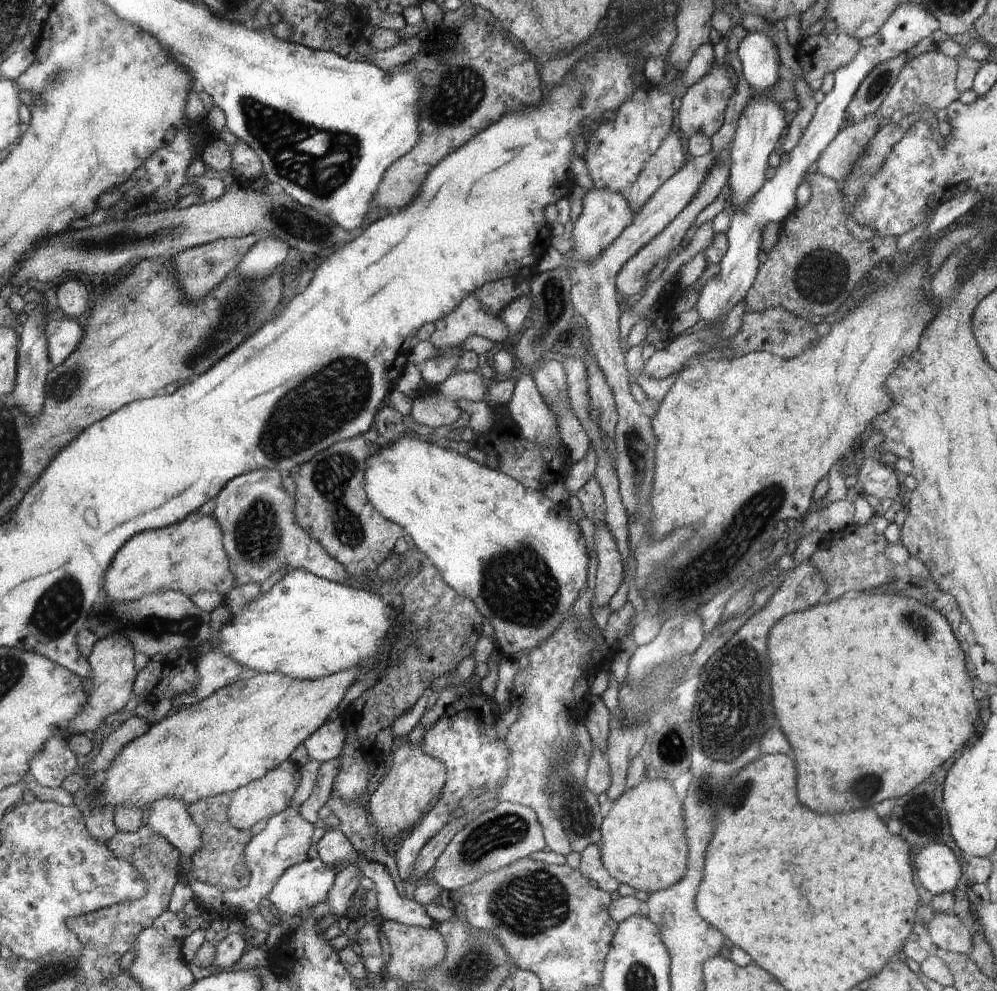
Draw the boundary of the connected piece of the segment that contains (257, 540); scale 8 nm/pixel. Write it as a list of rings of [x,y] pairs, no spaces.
[[[258,469],[250,471],[229,480],[228,484],[225,484],[224,488],[222,488],[222,490],[220,490],[220,492],[216,495],[216,508],[213,510],[212,515],[216,519],[216,522],[220,524],[220,530],[222,530],[222,544],[224,545],[224,550],[226,550],[226,554],[228,554],[228,560],[230,560],[230,570],[232,570],[232,574],[236,576],[233,588],[238,588],[249,583],[257,583],[260,585],[264,582],[264,580],[268,579],[271,575],[281,569],[285,569],[285,574],[286,572],[290,572],[290,570],[306,570],[306,572],[311,572],[317,577],[329,580],[330,582],[347,585],[351,575],[346,572],[346,568],[344,568],[340,562],[337,562],[335,558],[332,558],[332,556],[330,556],[330,554],[328,554],[328,552],[326,552],[326,550],[324,550],[324,548],[322,548],[322,546],[320,546],[314,538],[310,538],[310,536],[308,536],[308,534],[306,534],[306,532],[304,532],[304,530],[302,530],[302,528],[298,525],[295,514],[295,498],[292,498],[286,490],[284,490],[282,486],[283,477],[284,475],[272,469]]]

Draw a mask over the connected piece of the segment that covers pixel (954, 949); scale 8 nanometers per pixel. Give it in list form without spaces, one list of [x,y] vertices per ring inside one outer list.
[[[934,913],[926,926],[933,944],[940,950],[968,956],[974,948],[970,925],[957,916]]]

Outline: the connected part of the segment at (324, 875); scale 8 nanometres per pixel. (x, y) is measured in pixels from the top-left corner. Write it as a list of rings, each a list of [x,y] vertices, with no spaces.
[[[319,858],[308,859],[300,864],[291,866],[280,876],[276,886],[272,887],[272,892],[268,894],[267,904],[269,910],[278,910],[286,916],[298,914],[300,910],[306,910],[310,906],[316,906],[324,902],[334,886],[338,868],[324,864]]]

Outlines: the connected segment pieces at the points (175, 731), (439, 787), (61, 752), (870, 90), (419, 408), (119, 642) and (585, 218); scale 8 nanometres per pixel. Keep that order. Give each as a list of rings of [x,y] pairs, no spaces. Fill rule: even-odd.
[[[356,666],[320,680],[296,680],[276,673],[258,673],[250,679],[238,679],[212,696],[200,699],[190,708],[168,714],[160,722],[152,724],[146,734],[129,742],[107,770],[98,774],[101,783],[96,802],[98,806],[112,806],[114,809],[122,802],[132,801],[143,808],[150,806],[154,800],[178,798],[185,807],[189,807],[204,798],[236,792],[238,788],[264,778],[285,760],[298,758],[304,740],[327,721],[330,712],[346,696],[346,690],[354,680],[361,679],[361,675],[362,670]],[[232,690],[240,690],[240,696],[233,698]]]
[[[407,738],[397,742],[389,761],[387,773],[377,784],[376,790],[371,790],[366,799],[369,800],[371,824],[377,828],[377,835],[382,838],[392,851],[401,839],[403,832],[416,826],[424,811],[433,799],[443,792],[447,782],[447,770],[438,758],[424,754],[422,746],[410,744]]]
[[[50,736],[38,756],[30,760],[29,771],[40,786],[58,788],[62,781],[84,769],[84,763],[67,745],[67,740]]]
[[[898,54],[896,58],[872,68],[872,72],[864,77],[854,98],[848,103],[846,114],[850,121],[860,121],[875,114],[900,76],[907,59],[907,54]]]
[[[456,372],[451,374],[444,382],[432,387],[428,392],[421,394],[412,402],[412,420],[422,426],[438,428],[446,424],[452,424],[459,419],[462,412],[458,406],[458,400],[470,402],[485,402],[488,398],[487,379],[484,373]]]
[[[118,634],[114,636],[106,636],[96,641],[94,648],[92,648],[92,654],[88,656],[88,664],[92,668],[93,687],[90,690],[90,696],[88,696],[88,702],[86,702],[86,708],[82,710],[82,714],[78,714],[70,724],[70,732],[74,734],[87,734],[91,736],[94,731],[103,724],[104,718],[114,714],[114,712],[120,712],[125,706],[132,706],[135,701],[134,694],[132,692],[132,686],[137,677],[137,671],[134,666],[134,656],[136,650],[132,646],[132,642],[128,642],[126,638],[120,638]]]
[[[594,188],[587,190],[584,189],[584,197],[582,200],[583,210],[577,221],[574,222],[574,228],[572,228],[573,244],[569,251],[573,253],[571,257],[566,257],[566,254],[558,251],[553,247],[548,247],[545,252],[545,256],[537,264],[537,270],[539,273],[548,270],[554,270],[558,266],[566,268],[570,272],[570,268],[574,268],[576,262],[584,260],[584,262],[590,262],[594,260],[600,252],[604,252],[611,242],[614,242],[627,226],[632,224],[634,212],[630,210],[628,206],[628,200],[624,198],[620,192],[612,192],[612,190],[596,190]]]

